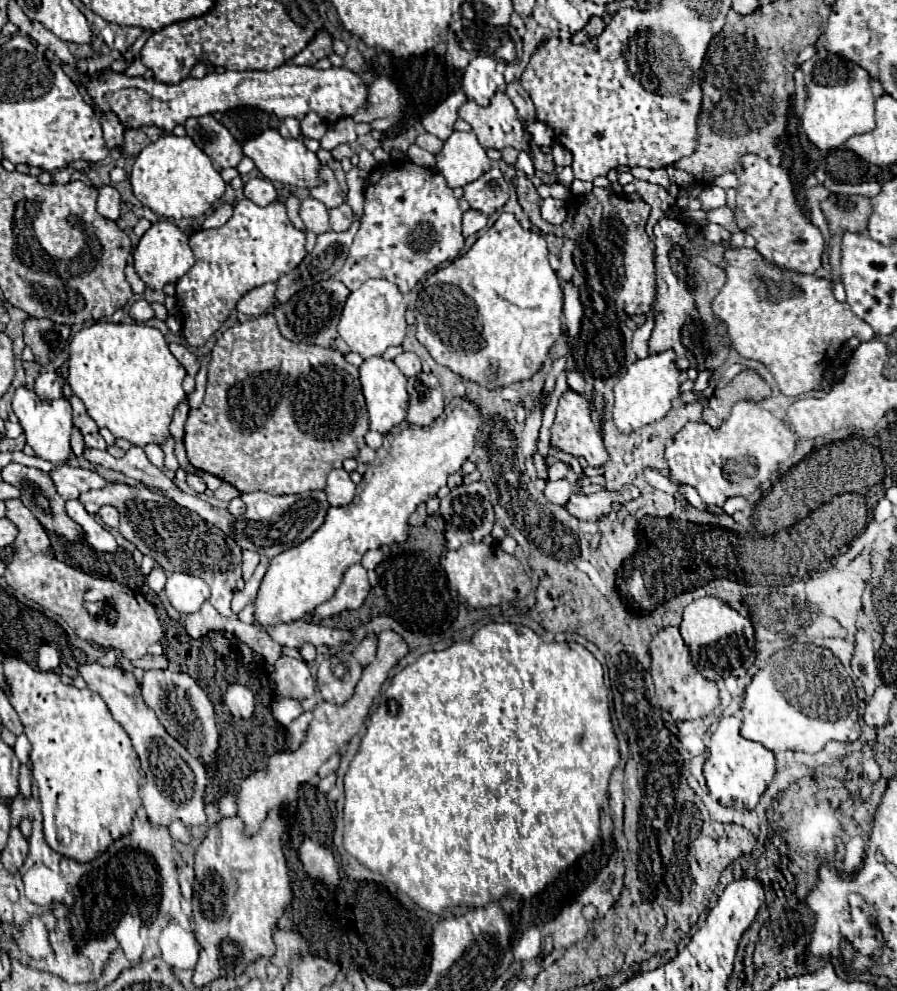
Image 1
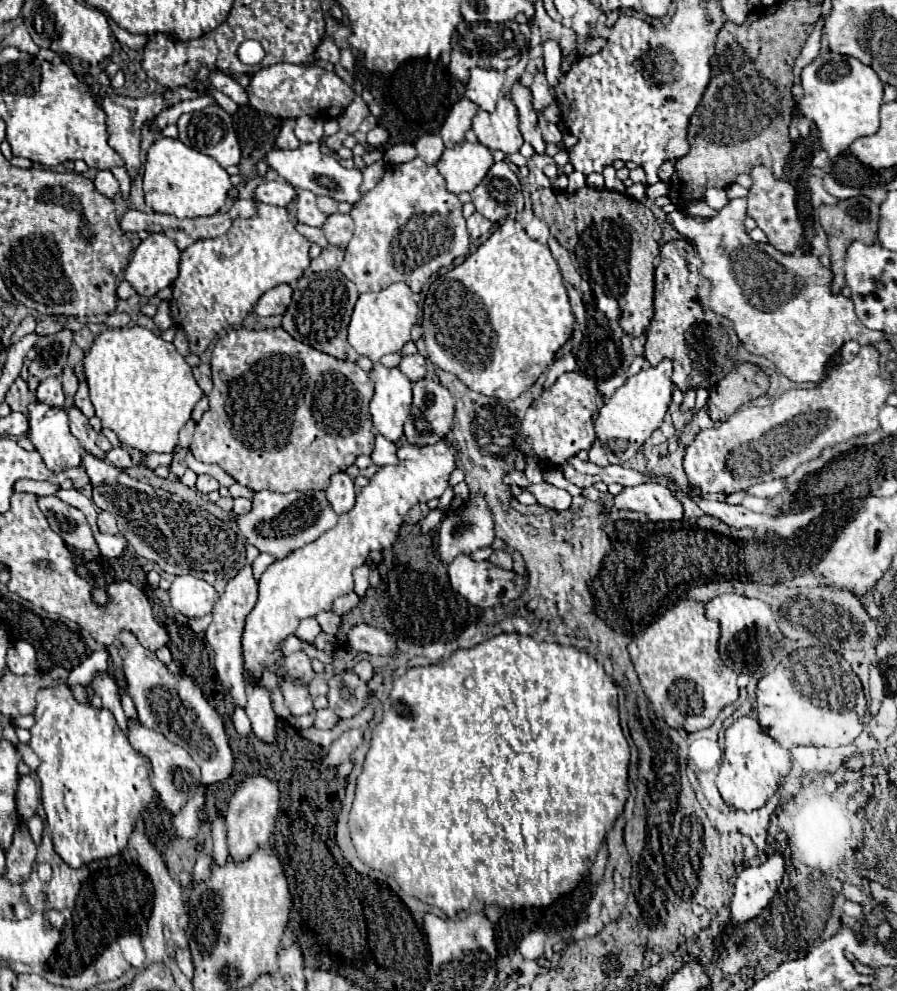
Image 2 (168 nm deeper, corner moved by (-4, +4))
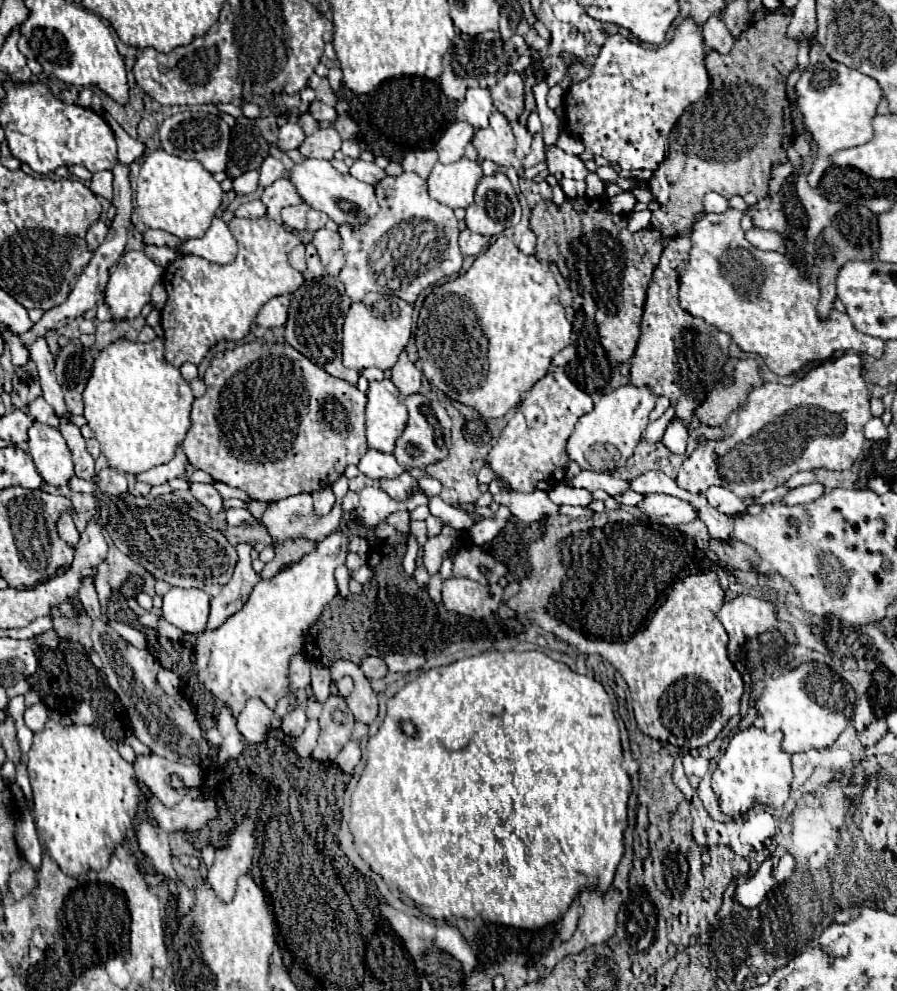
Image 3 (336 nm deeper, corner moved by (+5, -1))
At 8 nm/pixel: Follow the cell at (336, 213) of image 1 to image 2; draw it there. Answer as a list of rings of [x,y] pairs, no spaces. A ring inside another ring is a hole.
[[[336,212],[336,214],[328,216],[328,220],[324,222],[322,230],[324,230],[324,234],[326,234],[326,238],[328,238],[328,242],[332,246],[344,248],[350,242],[350,238],[352,238],[354,222],[352,222],[352,218],[348,214]]]

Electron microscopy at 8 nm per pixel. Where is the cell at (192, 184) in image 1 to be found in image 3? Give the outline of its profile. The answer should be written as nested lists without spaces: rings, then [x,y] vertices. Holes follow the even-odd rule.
[[[157,149],[149,153],[141,165],[141,173],[137,177],[137,211],[141,221],[151,229],[161,229],[181,239],[201,237],[209,229],[221,199],[221,185],[197,161],[185,161],[177,155],[169,155],[163,149]]]

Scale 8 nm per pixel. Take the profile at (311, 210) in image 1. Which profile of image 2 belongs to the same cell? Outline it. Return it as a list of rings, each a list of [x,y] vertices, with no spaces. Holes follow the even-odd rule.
[[[300,190],[298,192],[298,200],[296,200],[296,218],[302,224],[308,226],[322,226],[326,222],[326,214],[322,214],[316,206],[316,196],[308,190]]]

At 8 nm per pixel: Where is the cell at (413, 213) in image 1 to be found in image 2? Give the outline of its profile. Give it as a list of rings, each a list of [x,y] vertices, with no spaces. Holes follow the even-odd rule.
[[[420,158],[406,164],[386,166],[382,180],[376,184],[376,188],[364,194],[364,198],[352,208],[350,216],[356,228],[350,244],[346,246],[340,272],[356,284],[358,292],[378,292],[394,282],[406,282],[412,292],[420,292],[432,274],[450,266],[456,258],[466,256],[470,248],[466,220],[462,216],[462,202],[456,194],[450,194],[444,188],[444,178],[436,166],[424,164]]]

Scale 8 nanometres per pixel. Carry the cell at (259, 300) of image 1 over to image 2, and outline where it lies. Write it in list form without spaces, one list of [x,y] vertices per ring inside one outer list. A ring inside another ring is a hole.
[[[280,284],[272,290],[268,290],[256,304],[254,312],[258,316],[282,316],[292,302],[292,288],[288,284]]]

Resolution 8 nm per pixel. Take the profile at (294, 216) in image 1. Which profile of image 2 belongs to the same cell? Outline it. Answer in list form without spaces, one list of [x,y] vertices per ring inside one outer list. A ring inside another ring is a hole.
[[[296,224],[296,230],[298,230],[300,234],[304,234],[304,236],[306,236],[310,242],[318,244],[322,250],[328,246],[328,242],[326,242],[326,238],[324,238],[324,232],[322,232],[322,228],[306,226],[306,224]]]

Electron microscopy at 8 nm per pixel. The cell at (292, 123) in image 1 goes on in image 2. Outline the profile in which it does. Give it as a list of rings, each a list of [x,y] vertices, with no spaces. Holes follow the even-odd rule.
[[[286,120],[286,122],[282,124],[282,130],[280,130],[274,146],[276,146],[278,150],[294,150],[294,148],[300,146],[298,138],[294,136],[294,120]]]

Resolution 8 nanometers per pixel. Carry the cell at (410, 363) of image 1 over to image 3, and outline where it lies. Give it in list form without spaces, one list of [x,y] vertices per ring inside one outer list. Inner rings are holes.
[[[405,353],[399,357],[395,367],[391,369],[391,381],[401,391],[401,395],[417,393],[421,387],[421,377],[423,377],[421,369],[415,363],[411,363]]]

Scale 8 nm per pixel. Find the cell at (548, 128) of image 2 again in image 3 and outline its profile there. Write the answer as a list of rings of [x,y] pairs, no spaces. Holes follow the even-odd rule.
[[[551,145],[545,157],[547,157],[547,167],[551,173],[561,173],[563,177],[577,179],[577,181],[583,181],[589,173],[577,155],[569,155],[563,149],[559,149],[557,145]]]

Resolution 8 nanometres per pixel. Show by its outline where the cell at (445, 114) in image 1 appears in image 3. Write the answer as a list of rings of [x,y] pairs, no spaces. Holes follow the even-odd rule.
[[[465,121],[451,123],[435,145],[435,151],[439,153],[439,161],[455,163],[457,159],[461,159],[465,145],[471,141],[471,137],[473,137],[473,127],[469,123],[465,123]]]

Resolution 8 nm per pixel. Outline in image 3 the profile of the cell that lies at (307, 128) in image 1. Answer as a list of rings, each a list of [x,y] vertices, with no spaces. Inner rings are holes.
[[[285,123],[279,127],[279,145],[283,149],[297,149],[305,141],[305,133],[297,123]]]

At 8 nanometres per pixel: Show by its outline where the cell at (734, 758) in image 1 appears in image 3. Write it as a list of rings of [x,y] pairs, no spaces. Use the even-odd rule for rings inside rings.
[[[753,725],[743,731],[737,731],[731,737],[713,773],[713,793],[723,813],[727,815],[745,813],[759,803],[775,809],[783,807],[783,803],[789,797],[793,773],[791,773],[791,755],[781,751],[781,739],[783,739],[781,731],[769,735]]]

